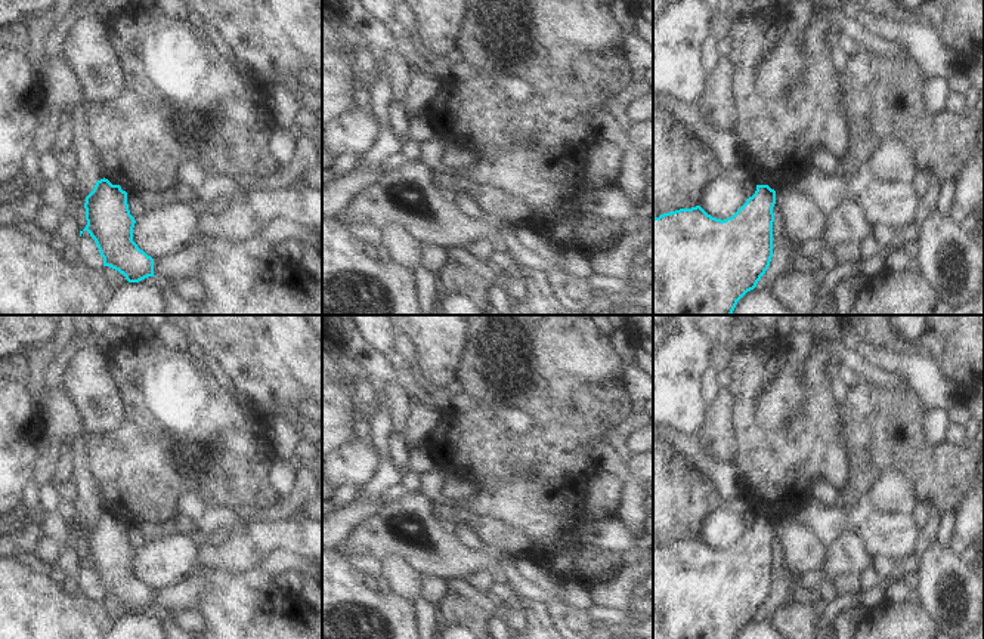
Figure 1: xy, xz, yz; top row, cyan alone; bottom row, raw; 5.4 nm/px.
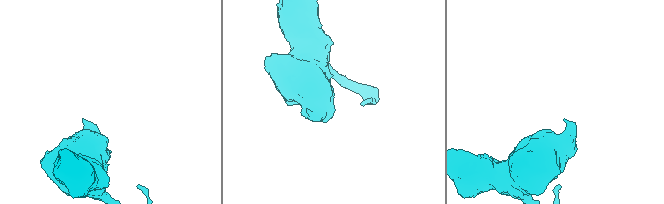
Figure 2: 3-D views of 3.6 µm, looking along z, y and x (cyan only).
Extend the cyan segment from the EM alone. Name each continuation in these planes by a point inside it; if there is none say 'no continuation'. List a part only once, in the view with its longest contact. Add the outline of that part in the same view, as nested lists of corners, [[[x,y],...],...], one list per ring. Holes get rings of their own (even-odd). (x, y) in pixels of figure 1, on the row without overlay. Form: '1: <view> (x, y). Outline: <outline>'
no continuation.

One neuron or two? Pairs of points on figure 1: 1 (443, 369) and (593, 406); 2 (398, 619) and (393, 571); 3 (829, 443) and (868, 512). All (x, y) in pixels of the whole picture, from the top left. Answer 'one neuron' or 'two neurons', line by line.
1: two neurons
2: two neurons
3: two neurons

